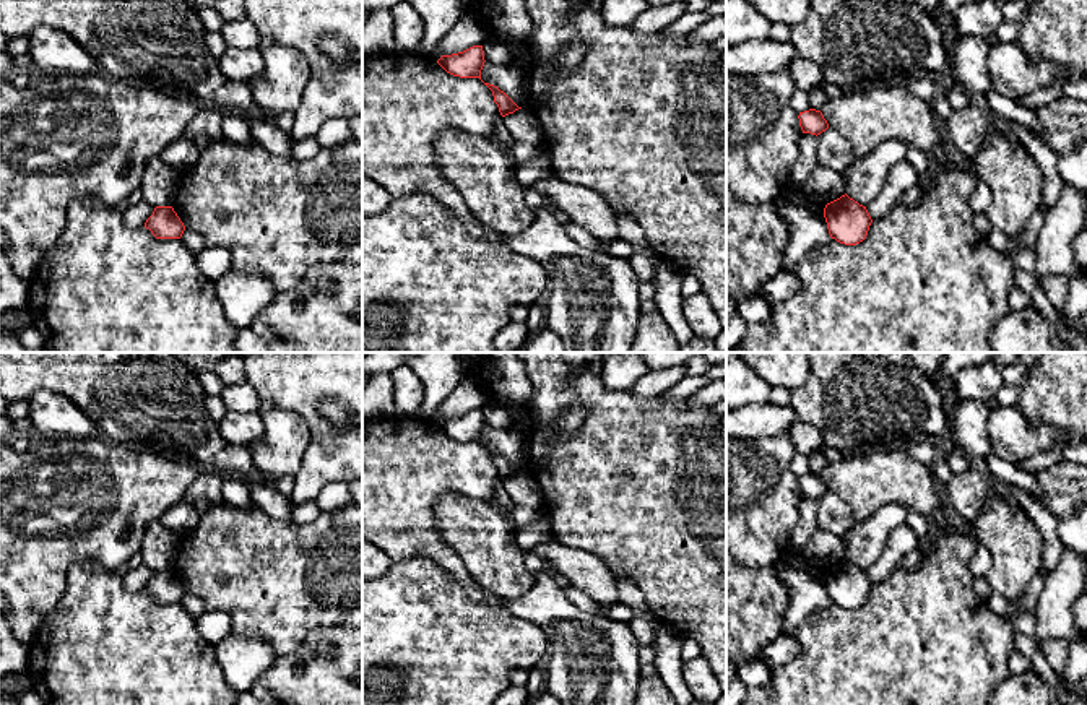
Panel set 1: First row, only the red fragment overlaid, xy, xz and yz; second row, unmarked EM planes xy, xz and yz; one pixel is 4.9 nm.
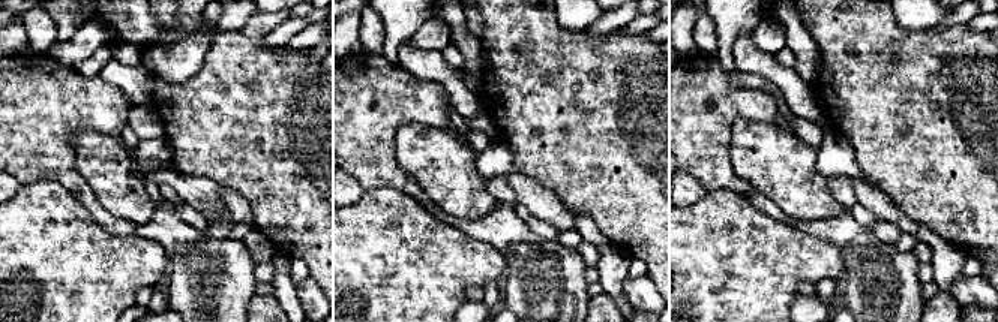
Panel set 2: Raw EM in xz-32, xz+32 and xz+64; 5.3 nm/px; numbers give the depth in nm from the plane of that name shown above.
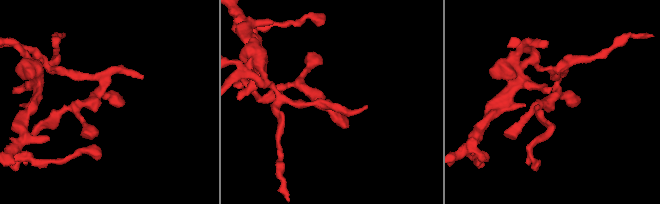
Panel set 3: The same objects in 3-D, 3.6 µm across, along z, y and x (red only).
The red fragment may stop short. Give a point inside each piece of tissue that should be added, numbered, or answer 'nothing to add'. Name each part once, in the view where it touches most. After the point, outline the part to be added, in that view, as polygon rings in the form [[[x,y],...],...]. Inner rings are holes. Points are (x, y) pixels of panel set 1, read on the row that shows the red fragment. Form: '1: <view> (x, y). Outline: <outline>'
nothing to add

